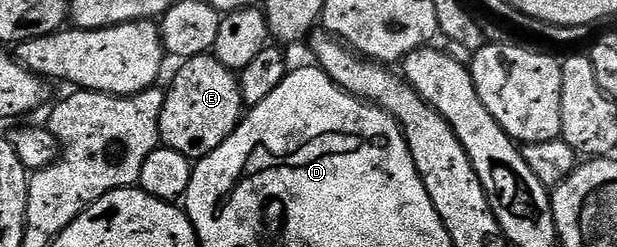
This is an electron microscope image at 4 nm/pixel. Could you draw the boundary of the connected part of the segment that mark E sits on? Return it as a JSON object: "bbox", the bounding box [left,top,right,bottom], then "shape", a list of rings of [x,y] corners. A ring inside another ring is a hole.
{"bbox":[159,55,243,159],"shape":[[[212,55],[204,57],[191,57],[184,62],[185,65],[173,77],[173,86],[168,86],[163,111],[159,119],[161,132],[160,144],[166,149],[179,151],[184,157],[200,159],[215,151],[219,143],[223,143],[235,131],[235,127],[243,116],[243,102],[239,88],[239,77],[236,72],[223,63],[219,63]]]}

